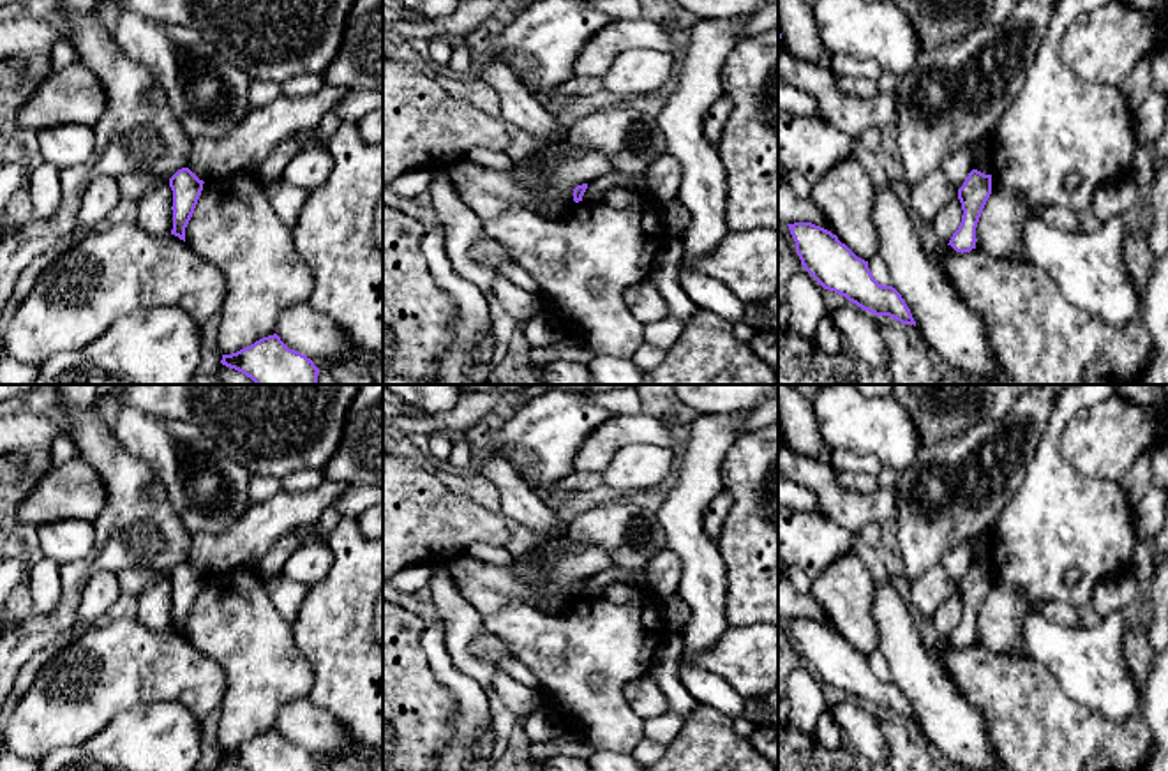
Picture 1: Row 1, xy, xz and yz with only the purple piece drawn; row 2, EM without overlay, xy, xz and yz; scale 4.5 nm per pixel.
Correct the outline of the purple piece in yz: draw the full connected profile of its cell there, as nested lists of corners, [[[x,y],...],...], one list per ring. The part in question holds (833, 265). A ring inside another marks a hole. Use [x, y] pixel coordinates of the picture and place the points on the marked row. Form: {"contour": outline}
{"contour": [[[812,222],[787,226],[803,268],[824,289],[845,296],[875,316],[889,316],[902,325],[916,326],[902,295],[893,286],[879,284],[868,268],[868,261],[857,258],[836,235]]]}

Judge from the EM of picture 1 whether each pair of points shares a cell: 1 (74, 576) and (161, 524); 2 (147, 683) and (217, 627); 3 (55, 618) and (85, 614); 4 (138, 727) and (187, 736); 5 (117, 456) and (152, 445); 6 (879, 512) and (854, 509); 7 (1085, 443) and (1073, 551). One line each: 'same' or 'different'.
1: same
2: different
3: different
4: same
5: different
6: same
7: different

